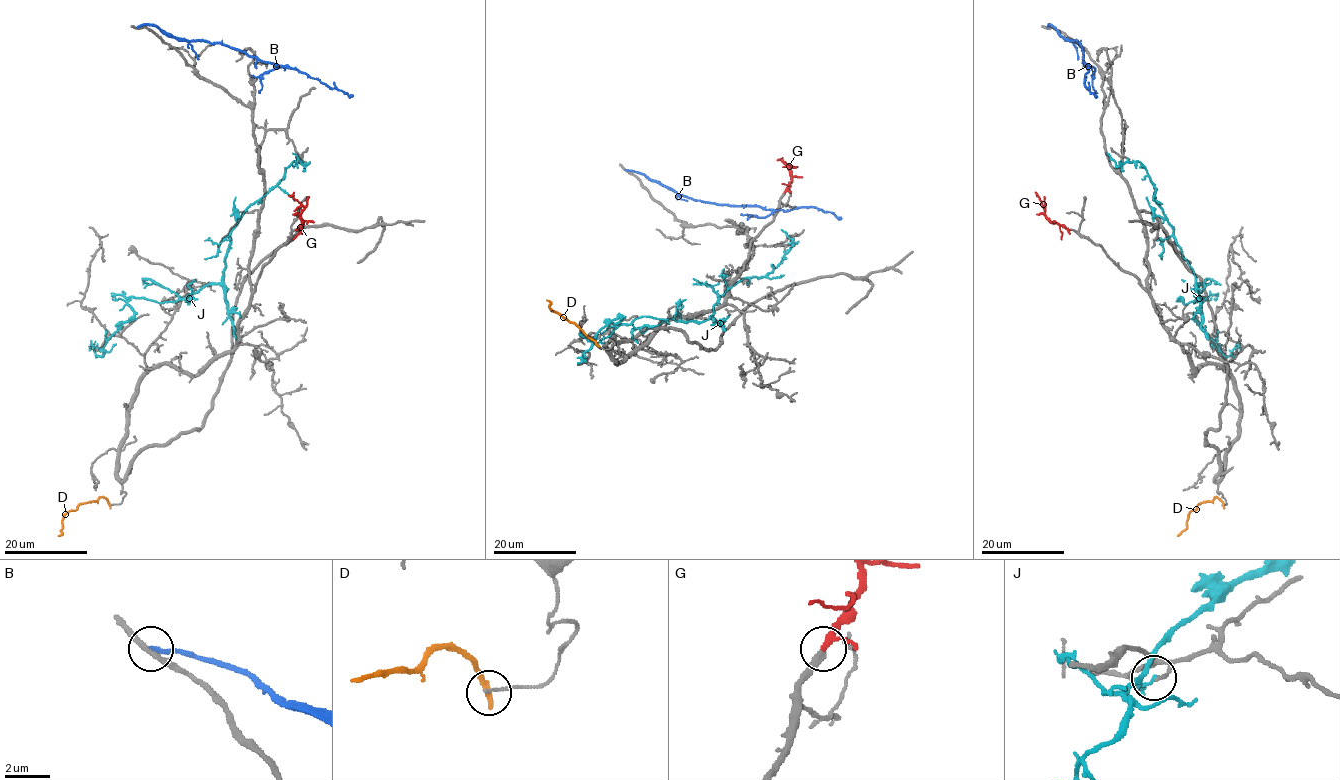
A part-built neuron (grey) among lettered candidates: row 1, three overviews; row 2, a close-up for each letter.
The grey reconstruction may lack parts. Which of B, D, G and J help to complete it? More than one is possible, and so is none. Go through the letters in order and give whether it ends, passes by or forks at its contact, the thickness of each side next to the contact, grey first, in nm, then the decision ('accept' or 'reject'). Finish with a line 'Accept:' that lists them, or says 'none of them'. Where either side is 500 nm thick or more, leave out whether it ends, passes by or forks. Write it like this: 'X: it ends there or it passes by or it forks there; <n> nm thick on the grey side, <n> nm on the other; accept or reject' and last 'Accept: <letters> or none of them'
B: it ends there; 260 nm thick on the grey side, 240 nm on the other; reject
D: it ends there; 130 nm thick on the grey side, 280 nm on the other; reject
G: it passes by; 280 nm thick on the grey side, 200 nm on the other; accept
J: it passes by; 120 nm thick on the grey side, 110 nm on the other; reject
Accept: G

